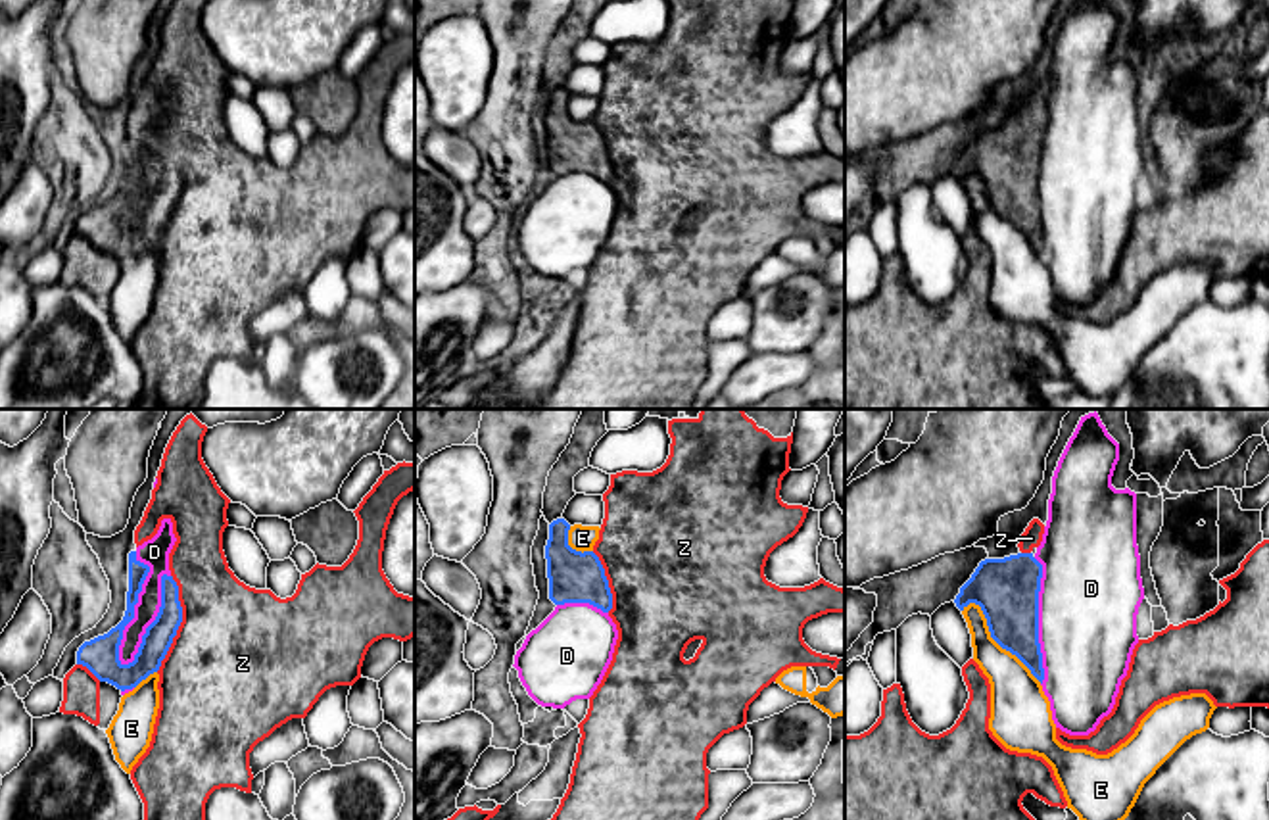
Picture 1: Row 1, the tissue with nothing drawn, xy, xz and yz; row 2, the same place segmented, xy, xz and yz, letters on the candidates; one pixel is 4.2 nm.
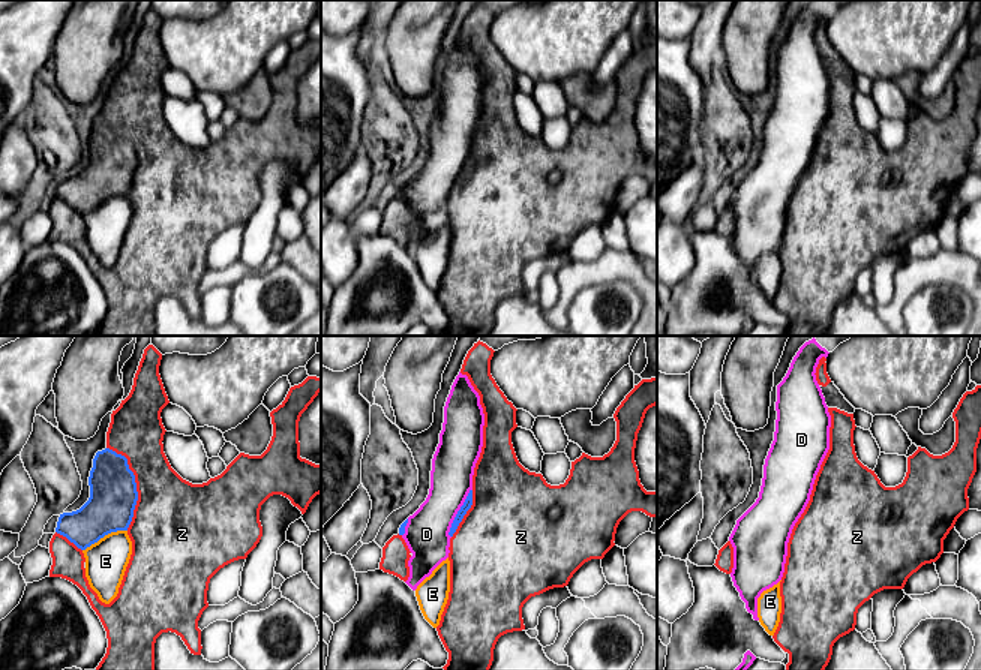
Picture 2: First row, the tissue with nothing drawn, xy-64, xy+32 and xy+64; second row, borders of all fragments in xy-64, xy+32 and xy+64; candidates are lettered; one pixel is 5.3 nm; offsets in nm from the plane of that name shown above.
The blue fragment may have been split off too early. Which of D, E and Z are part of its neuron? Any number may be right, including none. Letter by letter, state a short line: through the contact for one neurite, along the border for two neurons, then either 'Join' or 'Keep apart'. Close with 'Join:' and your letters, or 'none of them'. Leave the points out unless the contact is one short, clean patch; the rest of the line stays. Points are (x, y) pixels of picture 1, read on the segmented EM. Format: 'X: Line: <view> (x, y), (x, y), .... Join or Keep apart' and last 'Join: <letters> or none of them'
D: Keep apart
E: Keep apart
Z: Join
Join: Z

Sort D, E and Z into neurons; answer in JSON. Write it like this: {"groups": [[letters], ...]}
{"groups": [["D"], ["E"], ["Z"]]}

